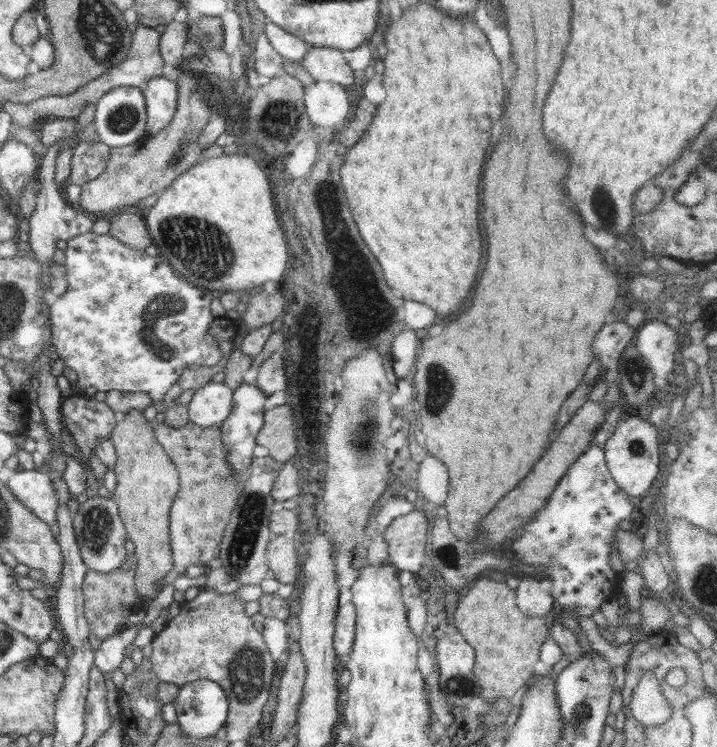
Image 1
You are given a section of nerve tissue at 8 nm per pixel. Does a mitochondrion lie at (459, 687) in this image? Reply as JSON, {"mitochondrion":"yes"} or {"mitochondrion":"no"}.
{"mitochondrion":"yes"}

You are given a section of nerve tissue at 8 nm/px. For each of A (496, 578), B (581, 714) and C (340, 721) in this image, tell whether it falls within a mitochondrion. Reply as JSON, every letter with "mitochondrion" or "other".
{"A":"other","B":"mitochondrion","C":"other"}

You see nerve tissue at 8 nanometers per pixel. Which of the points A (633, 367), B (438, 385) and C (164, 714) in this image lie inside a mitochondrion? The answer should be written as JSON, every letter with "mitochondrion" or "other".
{"A":"other","B":"mitochondrion","C":"other"}

